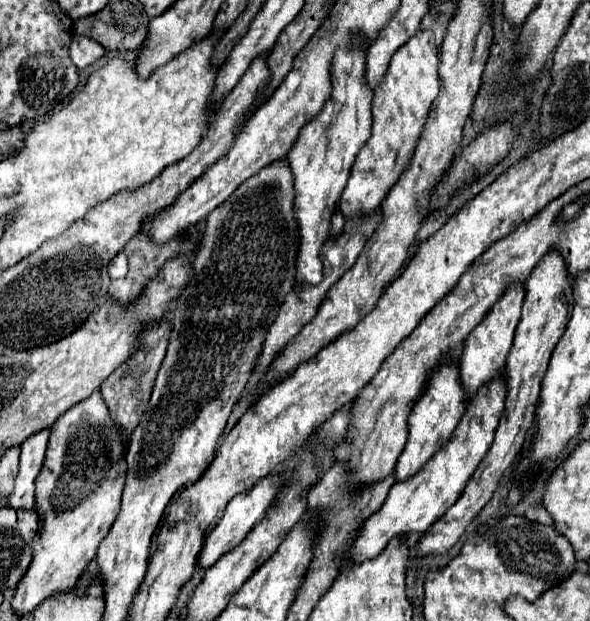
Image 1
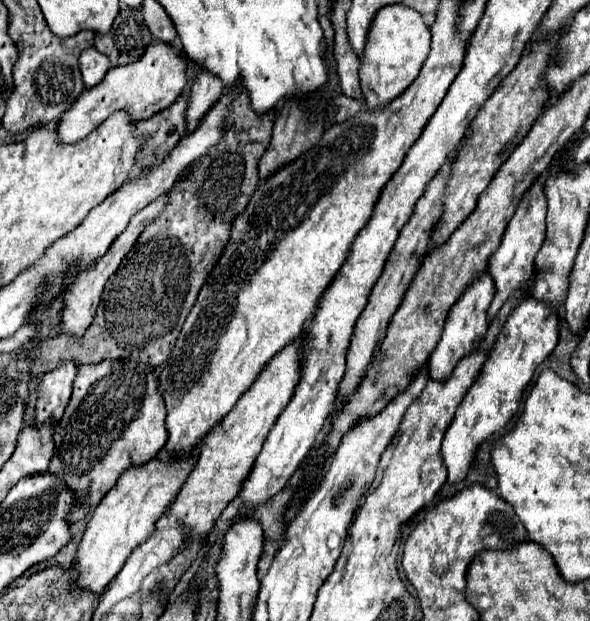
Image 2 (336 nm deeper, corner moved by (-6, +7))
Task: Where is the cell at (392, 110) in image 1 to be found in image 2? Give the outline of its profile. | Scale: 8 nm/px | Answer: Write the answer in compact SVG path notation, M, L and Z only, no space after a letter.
M392 4L388 8L382 8L372 22L372 32L368 32L368 44L364 48L360 66L360 86L366 108L384 108L394 98L398 98L416 80L428 52L430 28L424 24L420 12L404 4Z

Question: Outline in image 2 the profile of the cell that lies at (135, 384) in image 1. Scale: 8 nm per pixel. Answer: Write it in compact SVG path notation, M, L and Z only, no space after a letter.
M240 90L230 110L224 140L186 168L176 180L168 192L164 210L144 228L136 246L122 260L118 272L110 276L96 318L86 334L76 338L64 332L40 344L36 352L28 356L32 372L44 374L64 362L82 366L102 360L136 360L156 368L168 358L176 336L196 302L200 286L228 242L228 222L246 208L256 190L260 180L258 162L270 144L274 120L276 110L264 114L254 112L250 94Z

